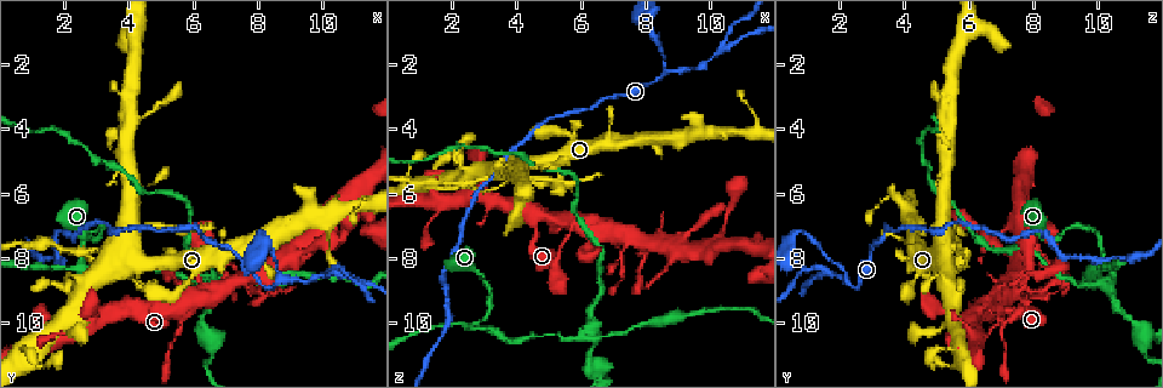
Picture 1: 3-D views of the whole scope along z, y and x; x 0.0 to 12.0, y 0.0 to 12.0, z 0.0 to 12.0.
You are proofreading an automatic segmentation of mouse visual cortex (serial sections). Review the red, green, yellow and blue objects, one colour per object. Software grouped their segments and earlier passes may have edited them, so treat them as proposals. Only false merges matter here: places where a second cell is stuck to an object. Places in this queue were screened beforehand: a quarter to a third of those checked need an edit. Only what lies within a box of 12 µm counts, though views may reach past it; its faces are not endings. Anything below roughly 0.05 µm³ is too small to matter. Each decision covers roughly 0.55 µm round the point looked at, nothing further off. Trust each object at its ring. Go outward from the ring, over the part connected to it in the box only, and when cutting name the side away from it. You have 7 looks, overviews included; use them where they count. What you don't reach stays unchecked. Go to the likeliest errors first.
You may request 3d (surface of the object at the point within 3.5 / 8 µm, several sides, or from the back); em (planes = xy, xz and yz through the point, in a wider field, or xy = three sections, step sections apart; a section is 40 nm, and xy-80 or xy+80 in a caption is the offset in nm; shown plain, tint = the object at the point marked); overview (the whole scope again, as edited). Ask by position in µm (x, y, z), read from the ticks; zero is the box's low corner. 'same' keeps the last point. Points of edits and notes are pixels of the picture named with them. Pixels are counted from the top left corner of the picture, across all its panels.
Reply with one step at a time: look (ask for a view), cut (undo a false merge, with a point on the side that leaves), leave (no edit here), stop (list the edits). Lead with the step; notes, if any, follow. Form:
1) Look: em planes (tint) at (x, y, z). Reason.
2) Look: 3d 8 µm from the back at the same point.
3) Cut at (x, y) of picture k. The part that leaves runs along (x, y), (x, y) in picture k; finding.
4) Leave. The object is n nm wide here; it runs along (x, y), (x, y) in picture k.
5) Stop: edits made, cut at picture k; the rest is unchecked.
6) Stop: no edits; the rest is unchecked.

Look: 3d 8 µm at (2.6, 7.8, 5.7).

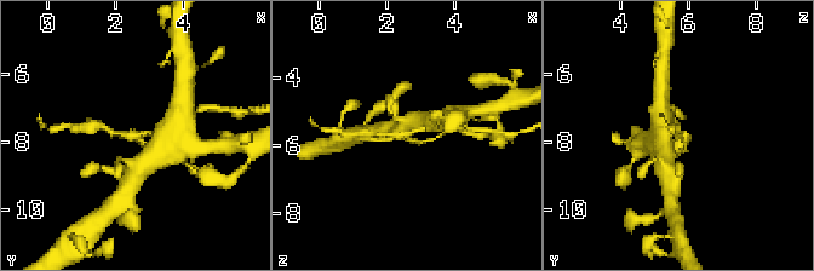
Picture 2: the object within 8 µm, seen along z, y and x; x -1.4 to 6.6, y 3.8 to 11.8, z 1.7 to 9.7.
Look: em xy step 1 (tint) at (2.7, 7.8, 5.6). 3 arms meet here; the arms are 100, 150, 350 nm wide; need the tissue.

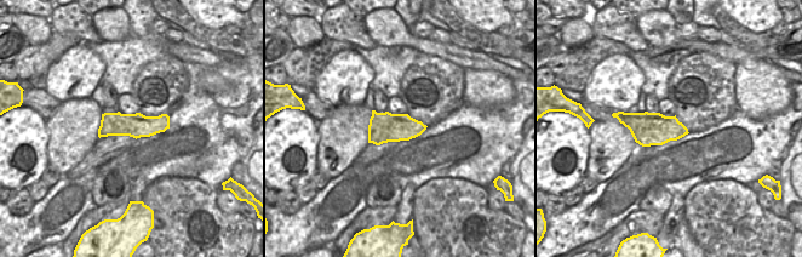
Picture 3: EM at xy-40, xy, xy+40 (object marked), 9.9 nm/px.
Cut at (133, 137) of picture 2. The part that leaves runs along (152, 133), (121, 136), (107, 128) in picture 2; two cells meet here.

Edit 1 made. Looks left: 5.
Look: overview. Redraw.

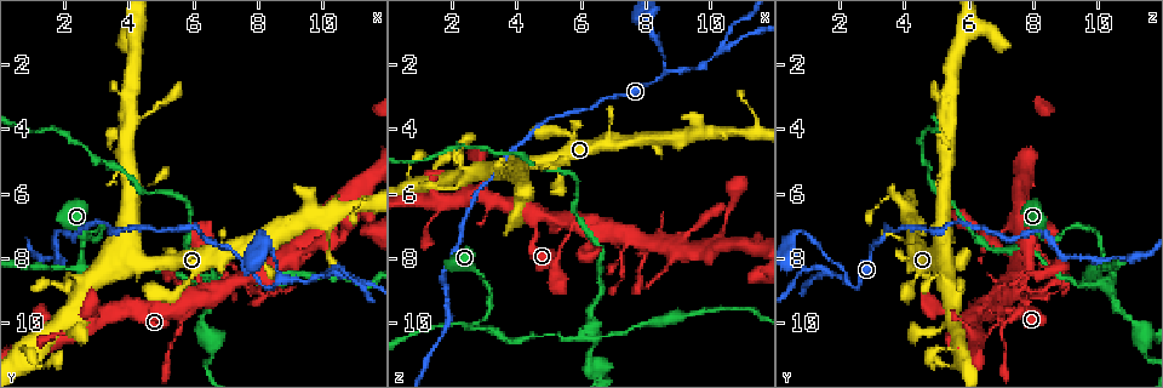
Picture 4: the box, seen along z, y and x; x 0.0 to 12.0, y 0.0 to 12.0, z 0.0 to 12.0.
Look: 3d 3.5 µm at (2.5, 8.2, 10.1). A narrow waist.

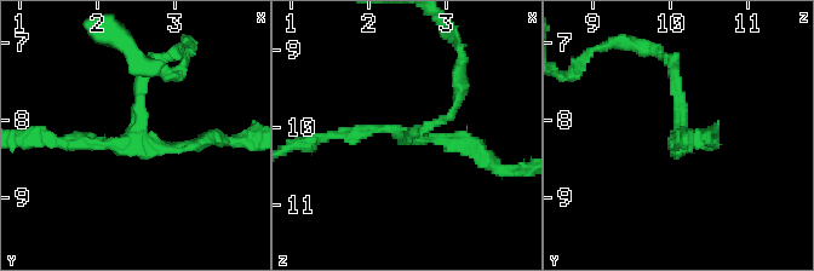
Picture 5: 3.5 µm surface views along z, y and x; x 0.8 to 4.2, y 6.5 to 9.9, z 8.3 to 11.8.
Look: em xy step 5 (tint) at (2.50, 8.25, 10.15). Shape alone is not enough.

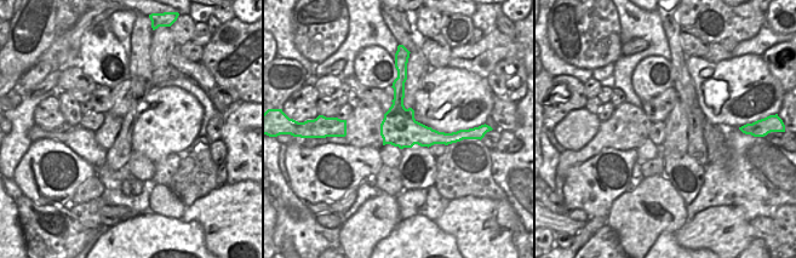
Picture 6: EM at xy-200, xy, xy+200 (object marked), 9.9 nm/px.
Leave. 3 arms meet here; it runs along (671, 63), (681, 149), (699, 138) in picture 5; all the same cell.

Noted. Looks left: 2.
Look: 3d 3.5 µm at (6.4, 8.9, 10.3).

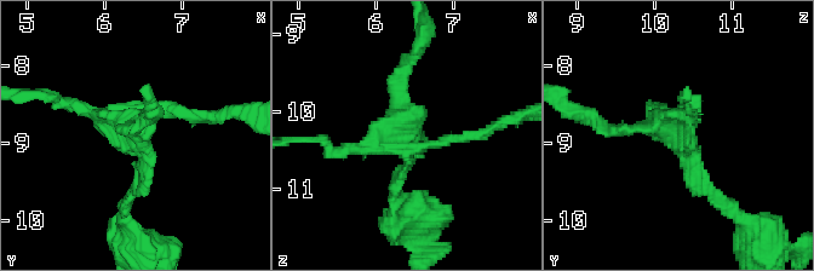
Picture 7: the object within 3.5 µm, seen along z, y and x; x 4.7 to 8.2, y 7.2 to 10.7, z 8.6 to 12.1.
Look: em xy step 3 (tint) at (6.30, 8.90, 10.35). 4 arms meet here; the arms are 150, 150, 200, 200 nm wide.

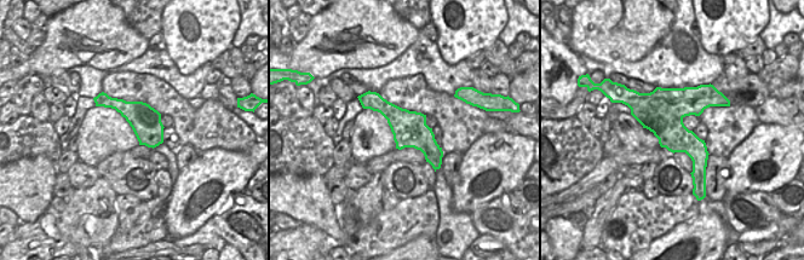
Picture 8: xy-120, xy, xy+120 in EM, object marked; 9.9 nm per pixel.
Cut at (406, 102) of picture 7. The object is 340 nm wide here; a border runs along (629, 105), (661, 98), (682, 119) in picture 8; a second cell is stuck on.

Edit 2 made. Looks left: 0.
Stop: edits made, cut at picture 2, cut at picture 7; the rest is unchecked.

